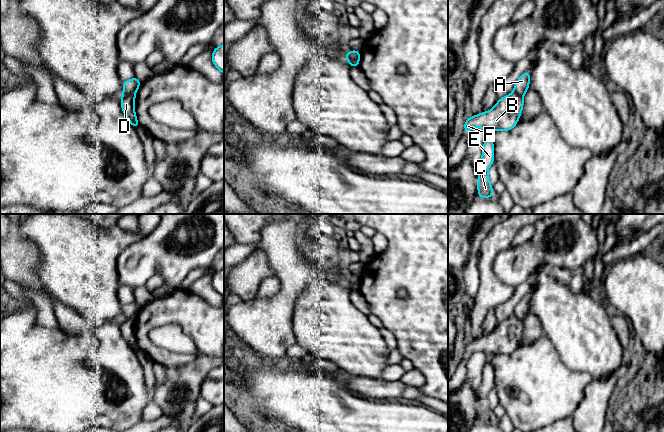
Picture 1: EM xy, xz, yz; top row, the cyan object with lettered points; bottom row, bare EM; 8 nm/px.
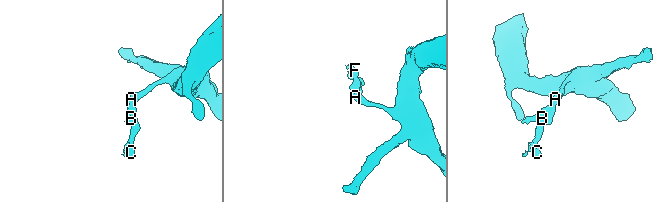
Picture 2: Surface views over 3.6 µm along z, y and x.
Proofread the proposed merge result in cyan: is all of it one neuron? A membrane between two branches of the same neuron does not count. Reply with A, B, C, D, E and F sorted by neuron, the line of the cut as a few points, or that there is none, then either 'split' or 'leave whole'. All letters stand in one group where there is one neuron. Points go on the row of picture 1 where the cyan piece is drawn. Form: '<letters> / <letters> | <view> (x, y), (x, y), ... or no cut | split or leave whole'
A / B C D E F | xy (123, 93), (134, 95) | split

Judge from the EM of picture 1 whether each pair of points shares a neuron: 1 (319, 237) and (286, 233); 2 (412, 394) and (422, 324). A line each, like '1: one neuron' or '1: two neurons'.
1: two neurons
2: two neurons

